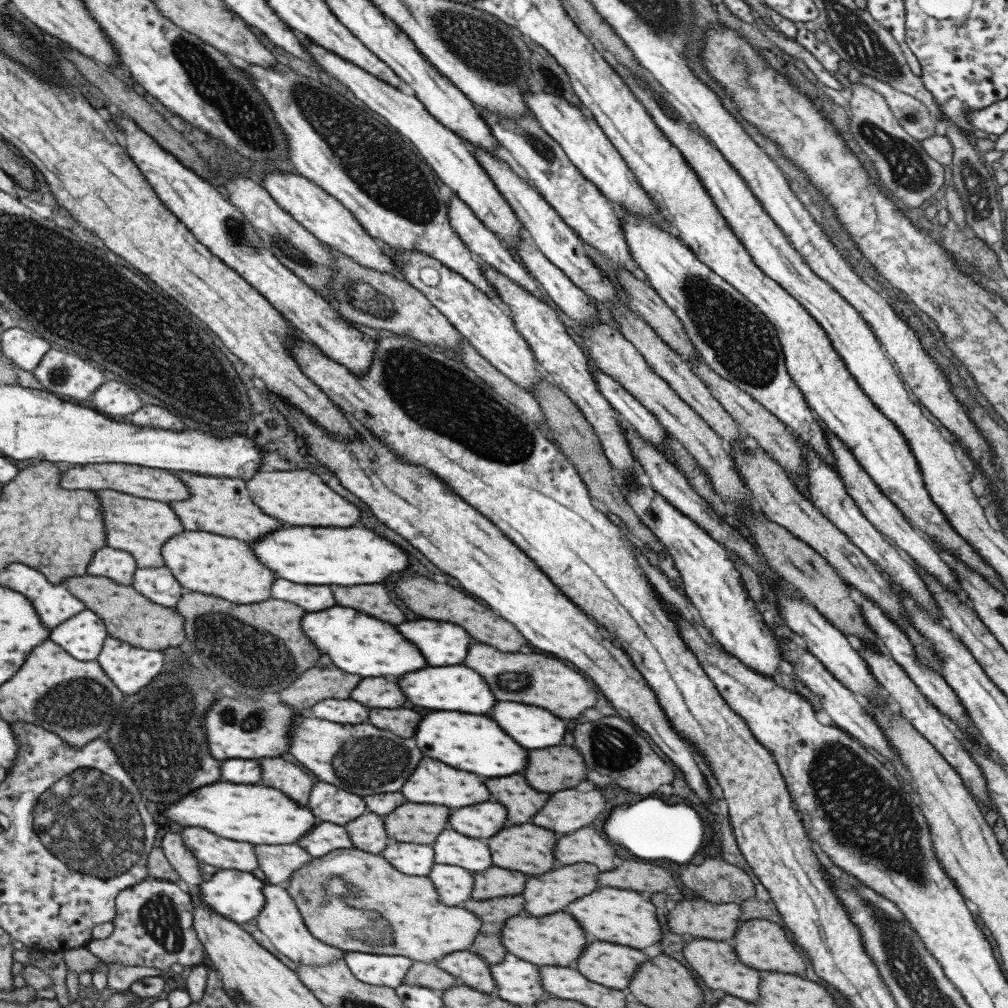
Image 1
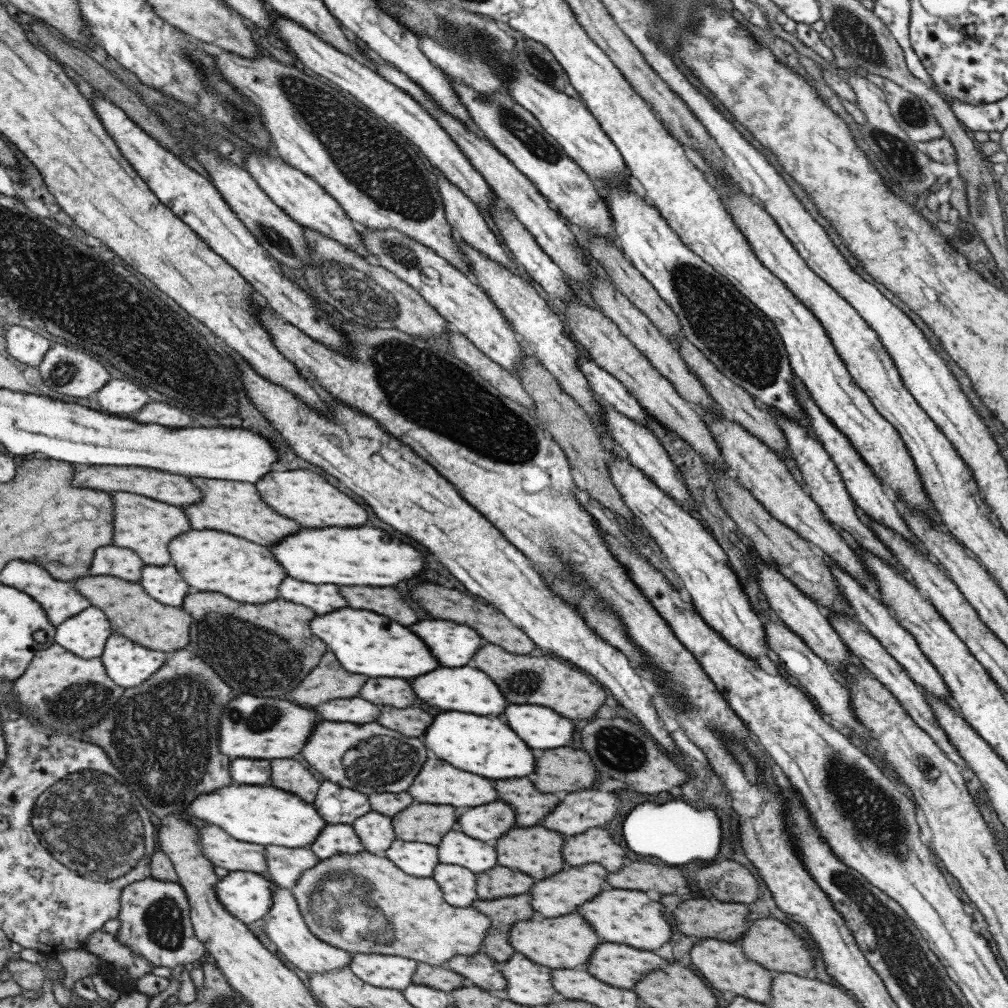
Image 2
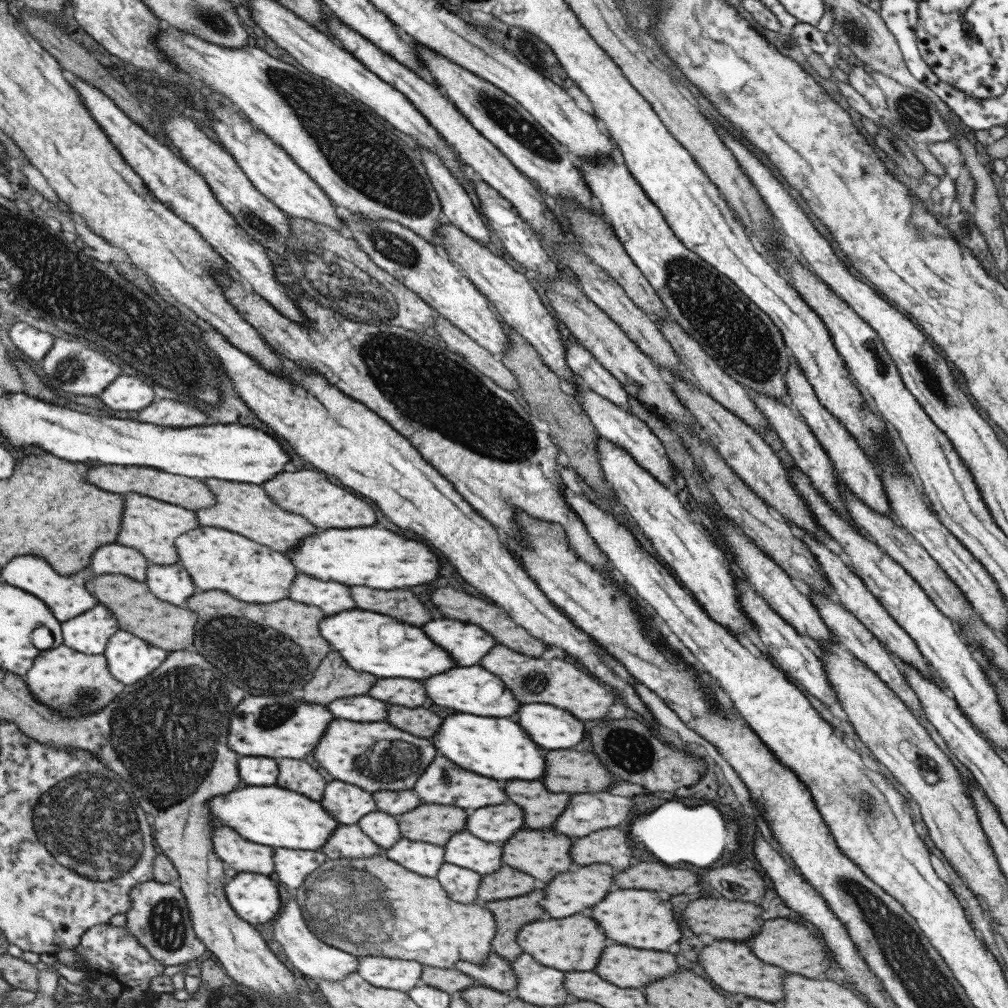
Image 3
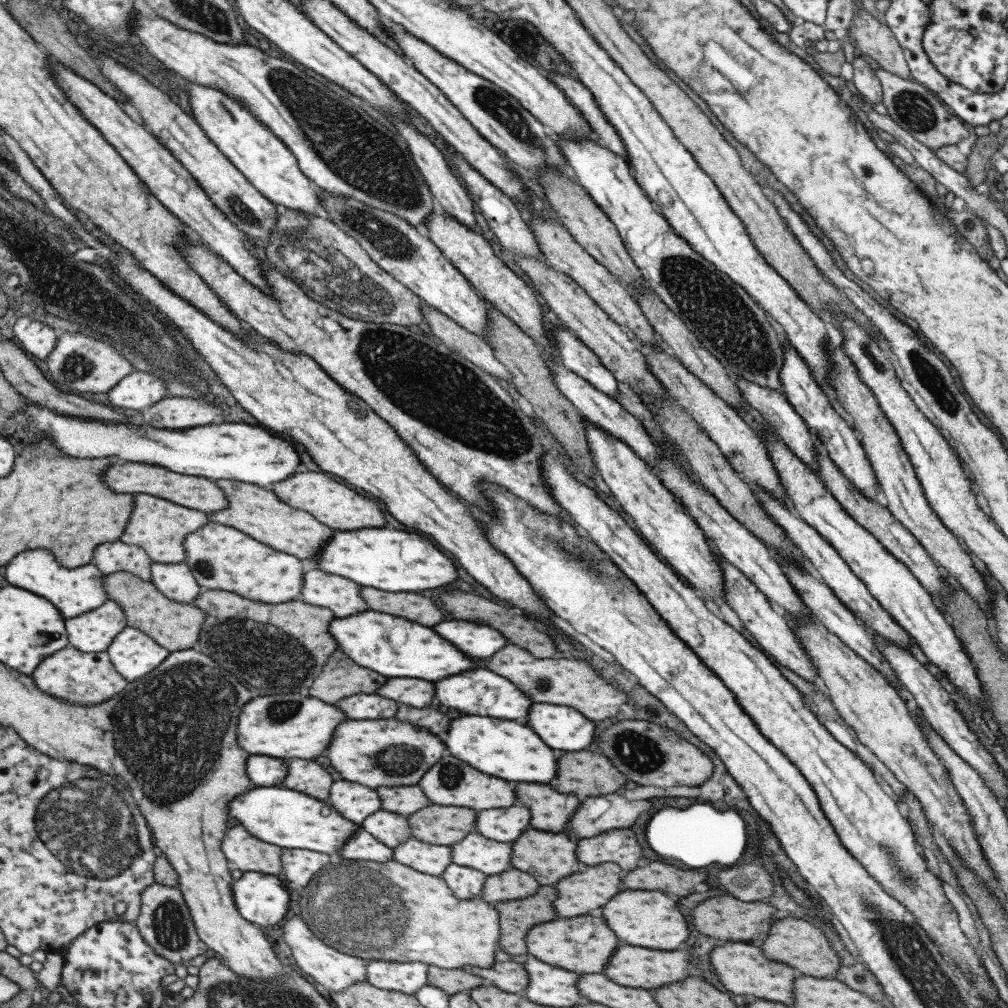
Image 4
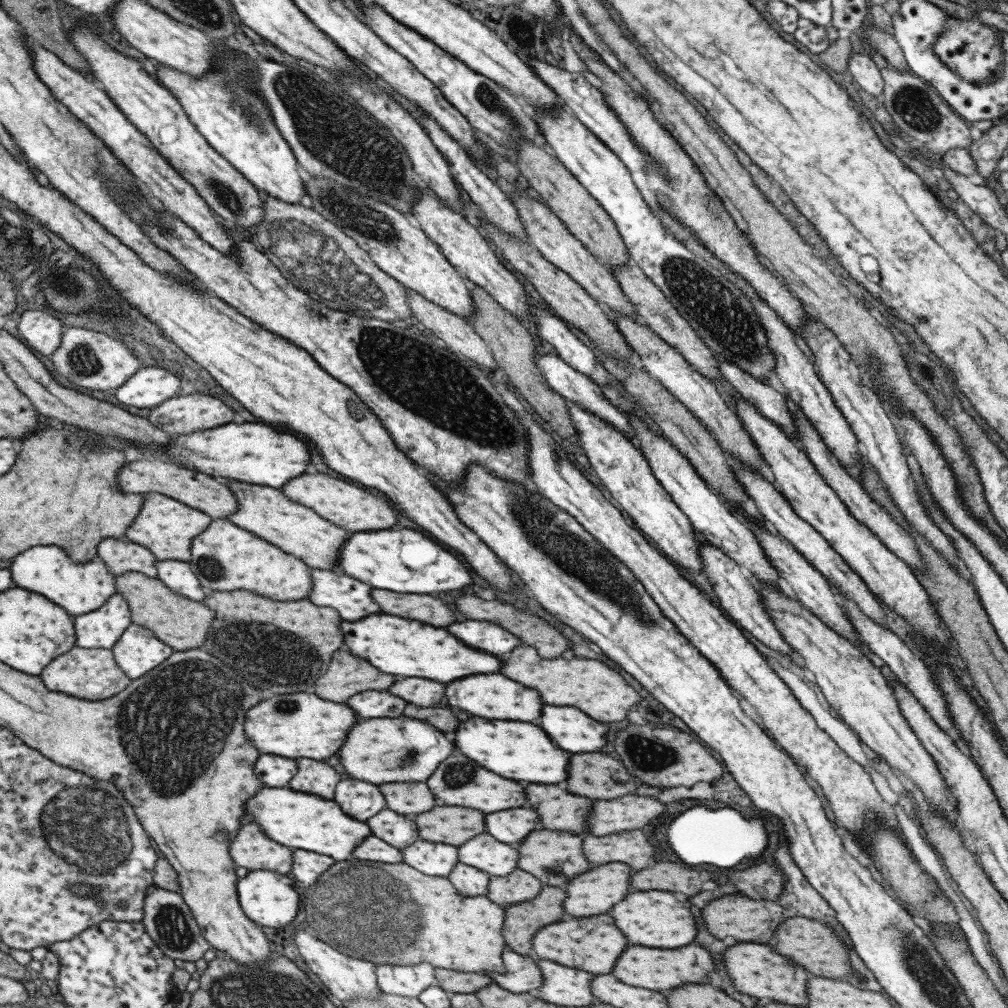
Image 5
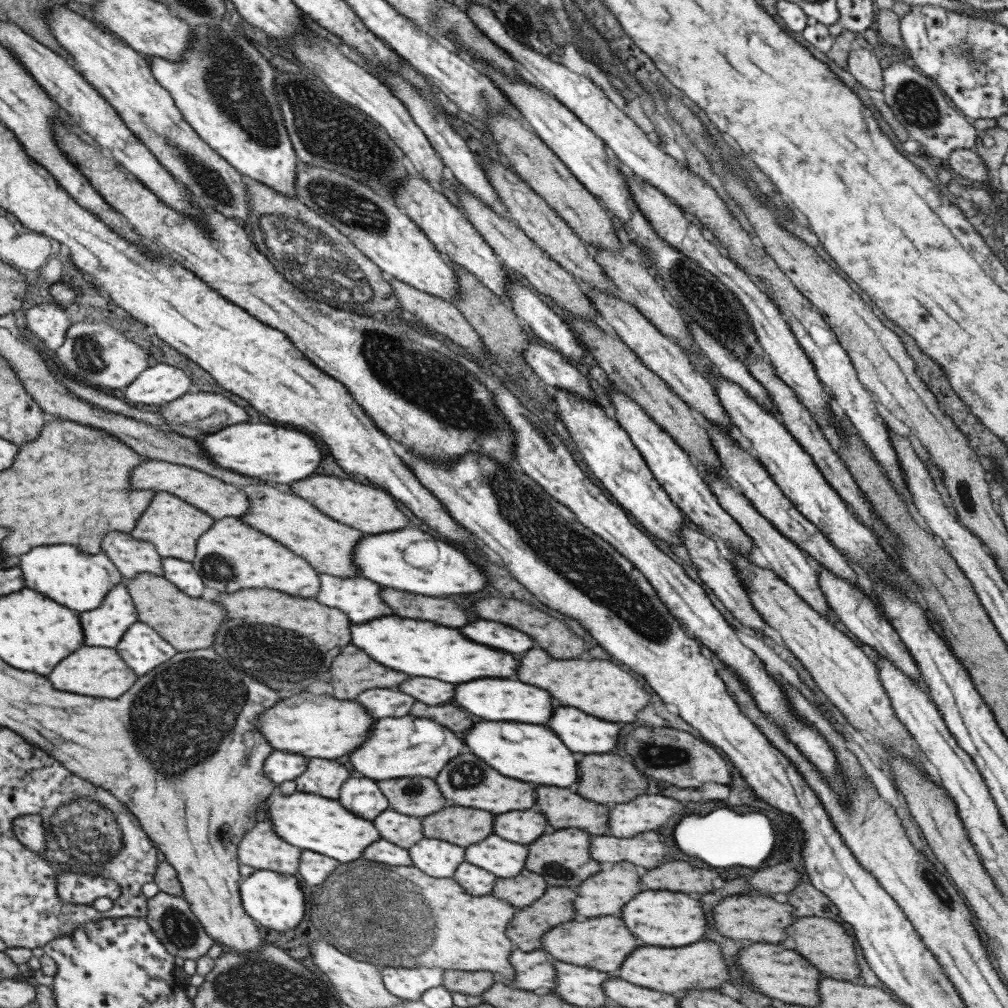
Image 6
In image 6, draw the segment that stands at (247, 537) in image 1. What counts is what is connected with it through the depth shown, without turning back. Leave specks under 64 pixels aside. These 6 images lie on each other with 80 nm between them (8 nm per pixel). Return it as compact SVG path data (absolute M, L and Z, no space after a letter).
M250 484L239 486L249 499L250 509L240 519L255 530L270 536L293 554L307 561L317 572L327 572L329 576L359 576L353 564L353 551L361 531L349 528L329 516L306 500L291 492L281 492L271 484Z

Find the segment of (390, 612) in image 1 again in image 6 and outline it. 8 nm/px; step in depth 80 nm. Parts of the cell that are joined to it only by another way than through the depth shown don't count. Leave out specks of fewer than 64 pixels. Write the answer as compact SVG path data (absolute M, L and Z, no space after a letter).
M393 588L381 590L381 600L393 608L395 616L413 618L413 620L431 620L449 628L459 628L469 622L467 614L447 597L416 595L415 593L399 592Z

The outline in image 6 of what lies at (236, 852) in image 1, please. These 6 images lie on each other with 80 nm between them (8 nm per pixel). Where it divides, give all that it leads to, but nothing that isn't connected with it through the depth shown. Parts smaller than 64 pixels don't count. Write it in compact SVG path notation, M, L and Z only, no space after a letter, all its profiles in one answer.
M269 821L257 822L236 844L239 864L256 870L271 870L284 875L295 875L300 848L280 839Z

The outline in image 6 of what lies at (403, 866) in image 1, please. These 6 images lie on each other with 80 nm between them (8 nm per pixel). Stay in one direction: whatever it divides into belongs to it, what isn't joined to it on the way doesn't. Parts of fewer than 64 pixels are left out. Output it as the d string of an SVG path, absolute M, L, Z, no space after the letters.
M421 837L408 850L412 865L435 879L449 878L464 861L464 848L439 839Z

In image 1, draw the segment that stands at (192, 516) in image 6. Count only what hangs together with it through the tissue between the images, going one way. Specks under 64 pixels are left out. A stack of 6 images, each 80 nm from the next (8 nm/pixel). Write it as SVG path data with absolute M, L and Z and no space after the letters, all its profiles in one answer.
M111 489L95 490L103 510L106 544L109 548L128 552L135 559L137 568L157 568L163 566L162 546L167 539L184 530L173 509L163 502Z

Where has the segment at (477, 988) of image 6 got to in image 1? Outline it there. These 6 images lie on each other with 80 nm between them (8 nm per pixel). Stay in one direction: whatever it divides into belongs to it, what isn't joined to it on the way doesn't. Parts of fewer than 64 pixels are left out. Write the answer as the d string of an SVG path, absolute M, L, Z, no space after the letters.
M412 961L402 983L407 986L418 986L443 991L451 986L458 985L459 980L452 974L437 968L437 965L433 963Z

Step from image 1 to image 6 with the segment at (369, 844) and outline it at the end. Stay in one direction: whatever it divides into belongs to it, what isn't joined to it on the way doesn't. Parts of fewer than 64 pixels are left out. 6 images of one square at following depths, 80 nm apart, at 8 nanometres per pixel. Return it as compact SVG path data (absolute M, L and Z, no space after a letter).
M385 809L373 820L374 828L377 828L381 839L388 840L401 848L407 849L418 840L421 840L421 818L403 816L403 813L393 809Z

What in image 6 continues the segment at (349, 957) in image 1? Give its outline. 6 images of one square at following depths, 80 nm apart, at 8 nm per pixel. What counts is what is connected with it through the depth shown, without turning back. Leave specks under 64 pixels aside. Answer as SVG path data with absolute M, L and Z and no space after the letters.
M381 967L383 986L402 1000L417 1000L424 990L442 983L443 969L419 967Z

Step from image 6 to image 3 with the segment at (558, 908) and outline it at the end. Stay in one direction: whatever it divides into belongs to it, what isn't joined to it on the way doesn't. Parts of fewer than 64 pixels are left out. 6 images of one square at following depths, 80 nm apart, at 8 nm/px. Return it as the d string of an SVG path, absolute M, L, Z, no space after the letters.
M533 890L519 898L481 904L495 916L496 931L490 942L493 948L491 951L508 962L515 960L522 953L522 948L517 946L516 941L518 930L533 920L539 920L545 914L543 908L539 908L537 904L539 900L543 900L543 890Z

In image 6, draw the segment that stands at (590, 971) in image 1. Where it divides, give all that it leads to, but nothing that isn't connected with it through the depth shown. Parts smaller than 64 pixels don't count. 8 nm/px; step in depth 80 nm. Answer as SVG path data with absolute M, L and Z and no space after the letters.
M695 942L683 948L641 946L625 958L617 974L628 983L668 995L678 995L693 988L719 988L723 982L729 982L729 966L715 942Z

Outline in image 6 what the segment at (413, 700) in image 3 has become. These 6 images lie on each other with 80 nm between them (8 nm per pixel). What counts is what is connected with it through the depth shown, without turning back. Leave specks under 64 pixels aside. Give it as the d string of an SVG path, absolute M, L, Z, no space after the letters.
M417 676L417 678L409 678L403 684L399 684L399 690L413 696L415 700L423 704L435 706L435 704L441 704L453 698L455 684L443 684L439 680L427 680L427 678Z

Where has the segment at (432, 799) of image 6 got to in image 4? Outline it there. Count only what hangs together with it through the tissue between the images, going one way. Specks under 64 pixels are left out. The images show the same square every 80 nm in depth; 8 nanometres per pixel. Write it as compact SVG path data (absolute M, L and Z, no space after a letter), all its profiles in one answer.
M403 786L403 788L379 787L376 793L380 798L380 808L387 812L394 812L407 816L425 808L429 800L419 792L417 786Z

